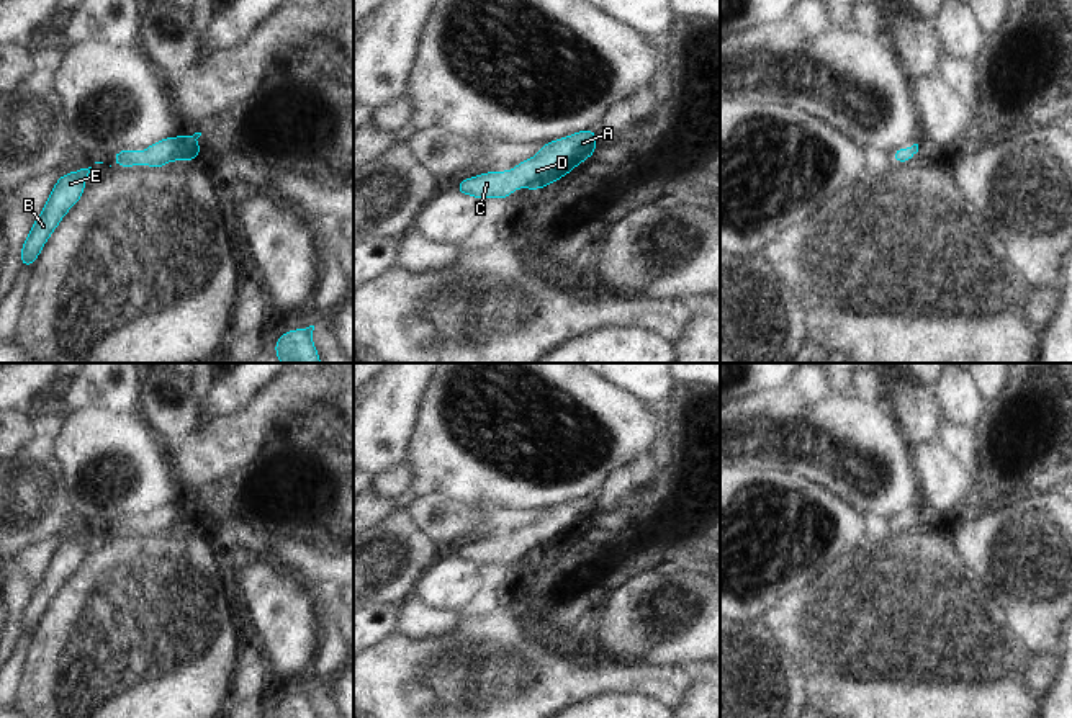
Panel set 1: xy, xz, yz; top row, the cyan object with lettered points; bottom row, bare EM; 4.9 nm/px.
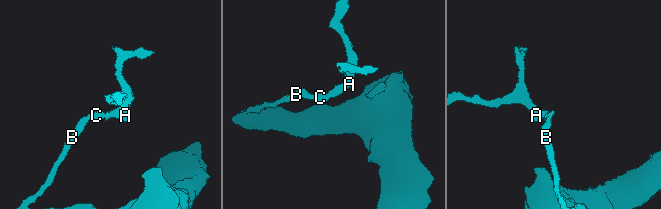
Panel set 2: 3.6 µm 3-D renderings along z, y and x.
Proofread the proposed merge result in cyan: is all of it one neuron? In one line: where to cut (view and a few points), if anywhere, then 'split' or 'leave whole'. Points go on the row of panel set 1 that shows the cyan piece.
no cut; leave whole

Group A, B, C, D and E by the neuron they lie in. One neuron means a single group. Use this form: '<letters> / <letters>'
A B C D E

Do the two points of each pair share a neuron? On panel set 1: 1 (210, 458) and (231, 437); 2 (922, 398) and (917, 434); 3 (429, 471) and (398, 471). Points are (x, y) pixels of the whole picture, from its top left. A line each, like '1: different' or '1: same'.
1: same
2: same
3: different

